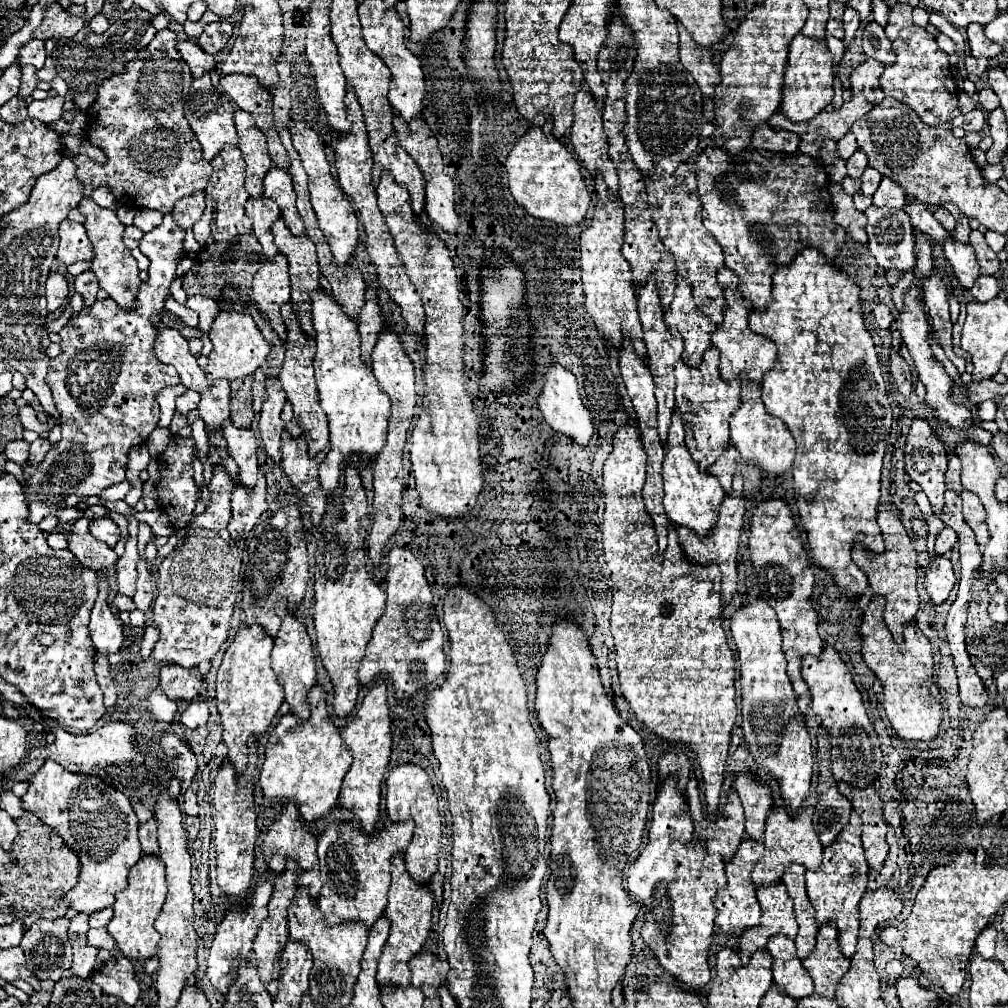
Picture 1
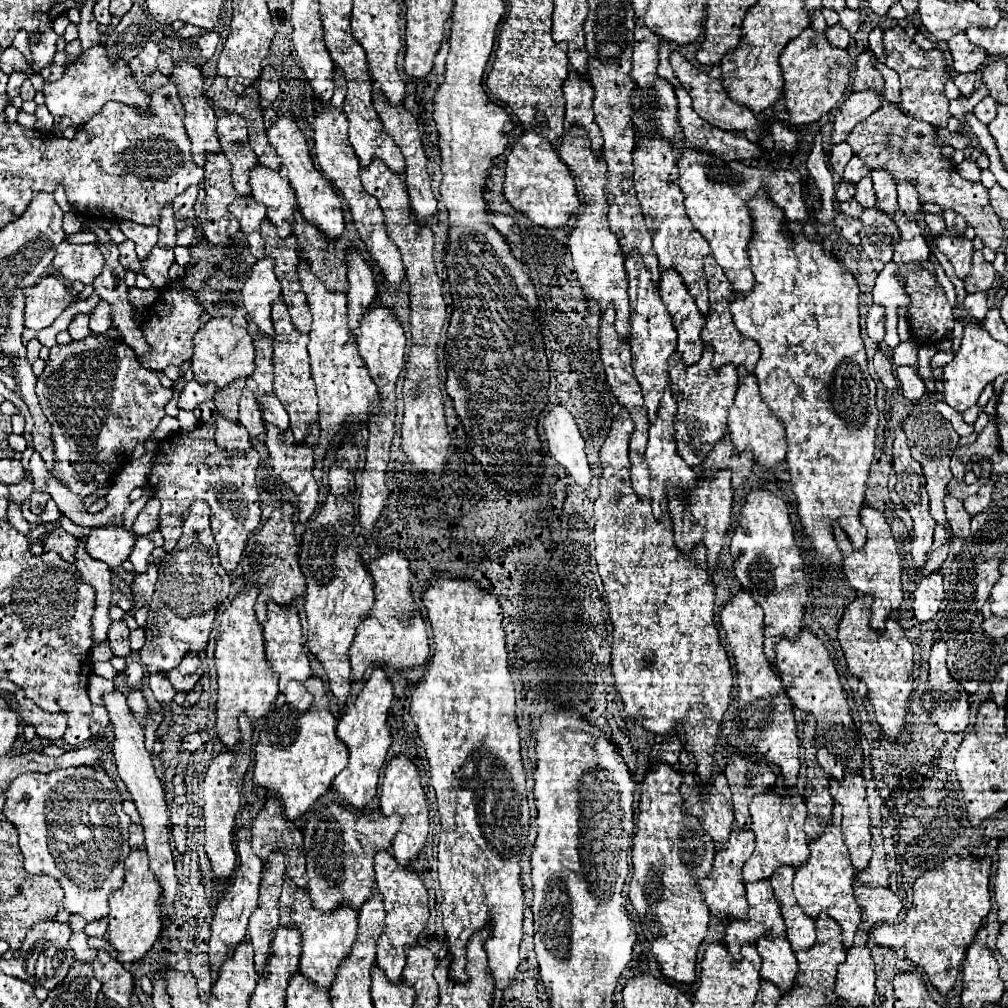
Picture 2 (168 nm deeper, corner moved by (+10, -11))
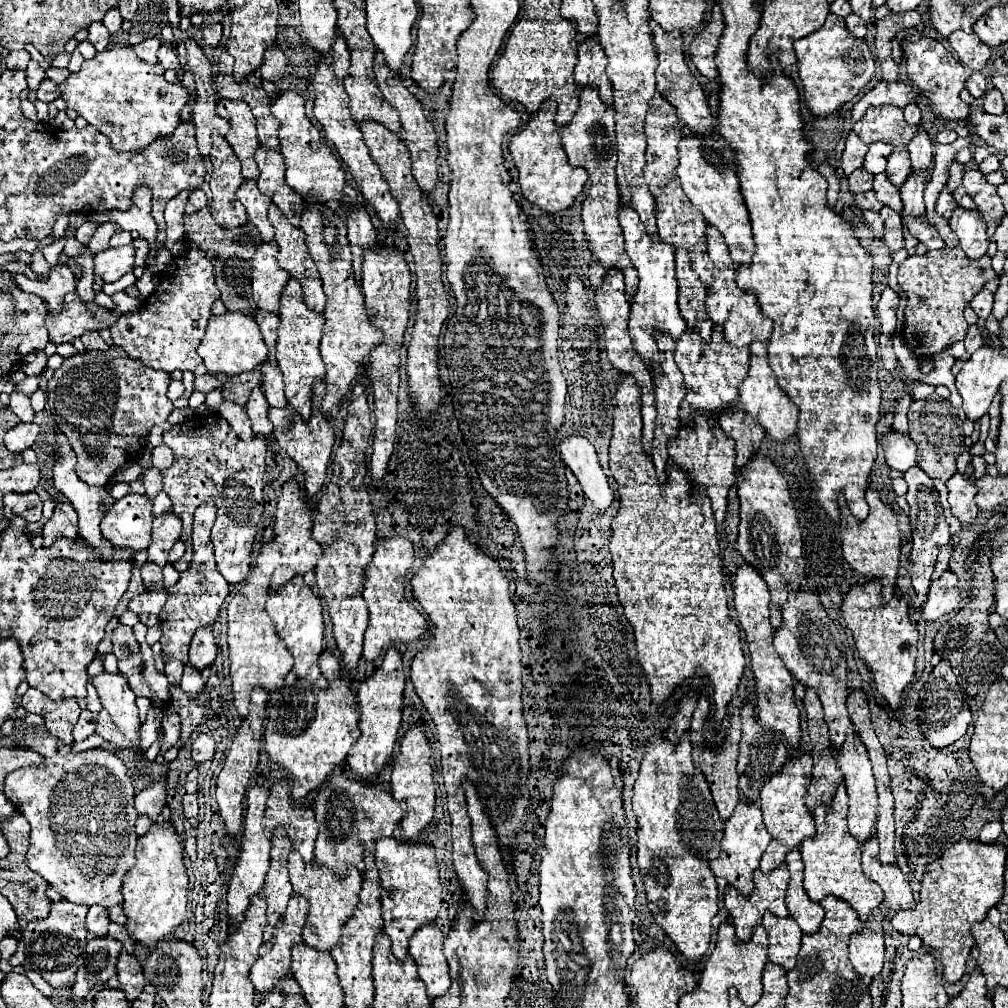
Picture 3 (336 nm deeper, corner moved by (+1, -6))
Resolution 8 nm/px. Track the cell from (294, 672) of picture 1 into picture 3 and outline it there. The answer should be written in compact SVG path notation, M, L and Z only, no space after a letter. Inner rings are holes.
M295 575L291 581L287 581L279 591L269 591L267 599L267 613L275 623L277 633L287 643L289 651L295 657L295 673L297 677L309 679L313 685L319 685L321 689L327 687L327 681L319 669L319 655L323 653L323 613L321 613L321 601L311 591L311 587L305 583L301 575Z

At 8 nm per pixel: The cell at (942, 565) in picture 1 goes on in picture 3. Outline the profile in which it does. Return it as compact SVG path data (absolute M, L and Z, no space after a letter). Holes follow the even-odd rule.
M945 571L939 579L931 581L927 601L923 603L923 619L933 621L939 619L961 605L961 595L959 595L959 583L957 575L951 571Z

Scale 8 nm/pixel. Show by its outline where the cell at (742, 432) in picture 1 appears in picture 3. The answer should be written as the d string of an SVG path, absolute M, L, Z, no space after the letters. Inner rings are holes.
M753 341L751 343L751 367L749 367L749 375L739 385L739 399L745 405L745 411L749 415L753 415L761 423L765 433L769 437L773 437L775 441L787 441L795 433L797 415L799 415L797 413L797 405L779 387L777 377L775 377L775 373L769 367L767 343L761 343L761 341Z

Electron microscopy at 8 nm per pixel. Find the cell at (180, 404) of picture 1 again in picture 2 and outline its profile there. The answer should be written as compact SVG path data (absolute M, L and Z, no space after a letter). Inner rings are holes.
M196 380L186 382L184 390L180 392L178 406L198 406L206 400L210 400L216 392L216 386L200 386Z

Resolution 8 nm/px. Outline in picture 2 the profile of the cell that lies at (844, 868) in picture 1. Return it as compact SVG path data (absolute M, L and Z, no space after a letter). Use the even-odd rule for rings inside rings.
M836 804L832 810L832 824L824 830L824 834L820 838L810 842L808 862L796 868L794 896L806 916L816 918L820 912L824 912L830 918L834 918L842 928L842 936L844 936L842 946L844 946L844 950L850 950L850 946L854 942L854 932L860 924L860 910L856 906L854 892L852 892L852 882L854 882L856 870L848 858L848 846L844 842L840 822L842 822L842 806Z

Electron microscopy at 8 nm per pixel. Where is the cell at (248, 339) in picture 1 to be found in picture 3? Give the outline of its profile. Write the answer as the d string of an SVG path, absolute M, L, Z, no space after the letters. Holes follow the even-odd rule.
M223 313L223 315L211 315L207 333L201 339L197 347L199 357L203 359L203 365L211 373L225 373L225 375L239 375L243 371L251 371L259 367L267 359L267 345L263 341L263 335L259 331L259 325L251 315L245 313Z

